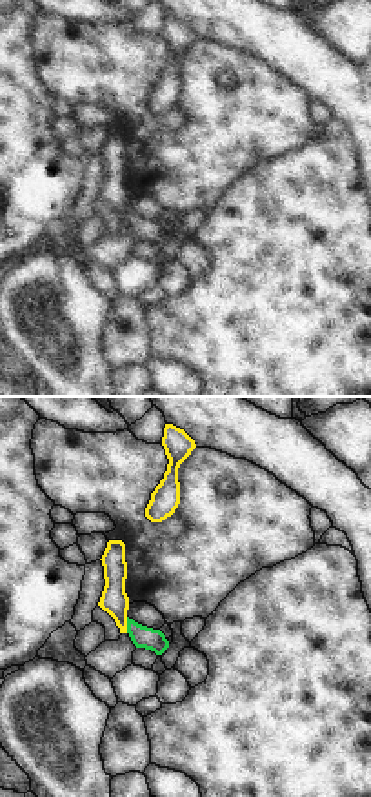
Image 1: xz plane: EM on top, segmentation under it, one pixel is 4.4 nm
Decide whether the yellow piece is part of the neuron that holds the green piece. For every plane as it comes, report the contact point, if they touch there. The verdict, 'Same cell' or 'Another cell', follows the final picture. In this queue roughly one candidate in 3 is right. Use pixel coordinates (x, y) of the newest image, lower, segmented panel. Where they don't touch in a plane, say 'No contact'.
Touches green at (128, 625)

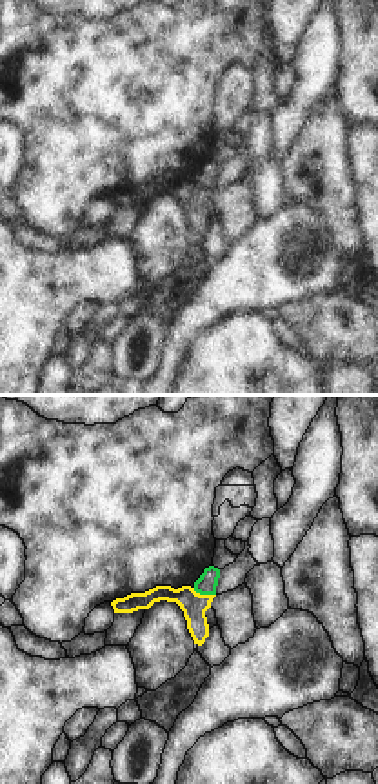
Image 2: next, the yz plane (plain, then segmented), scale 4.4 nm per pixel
Touches green at (204, 593)

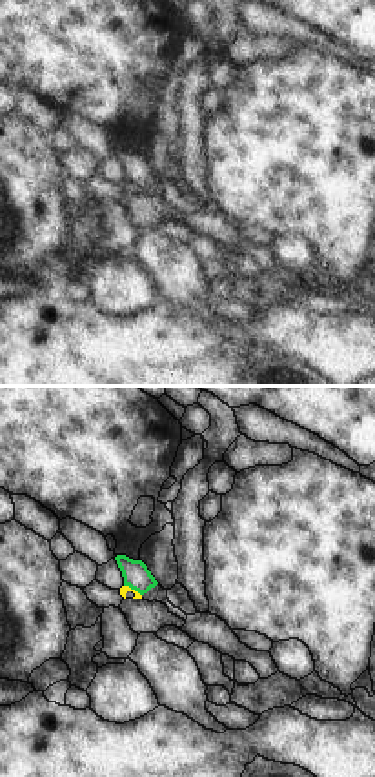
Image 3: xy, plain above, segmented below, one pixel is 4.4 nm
Touches green at (133, 588)

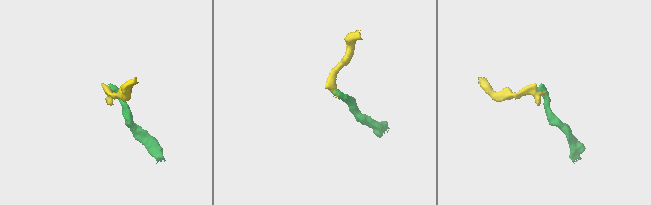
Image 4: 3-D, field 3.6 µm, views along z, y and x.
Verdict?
Another cell

